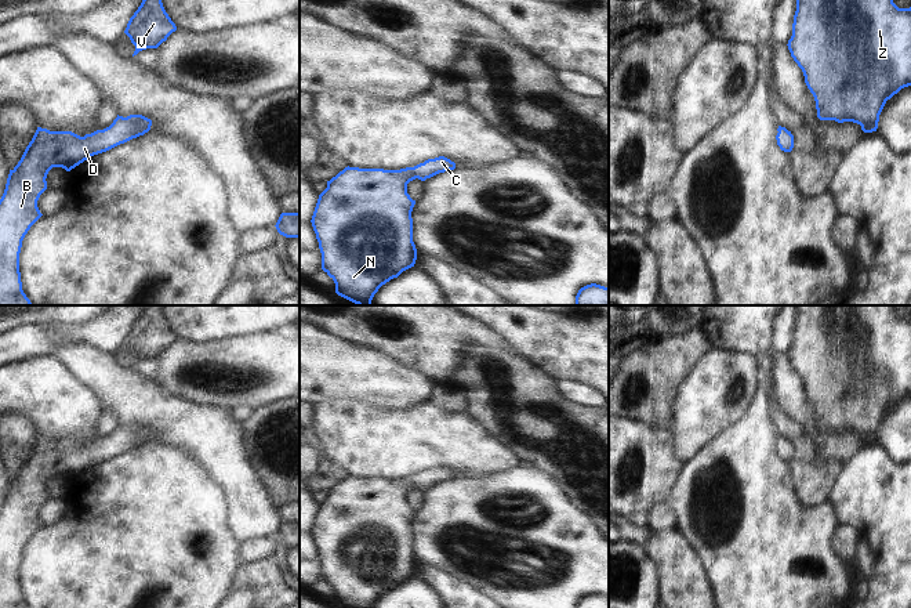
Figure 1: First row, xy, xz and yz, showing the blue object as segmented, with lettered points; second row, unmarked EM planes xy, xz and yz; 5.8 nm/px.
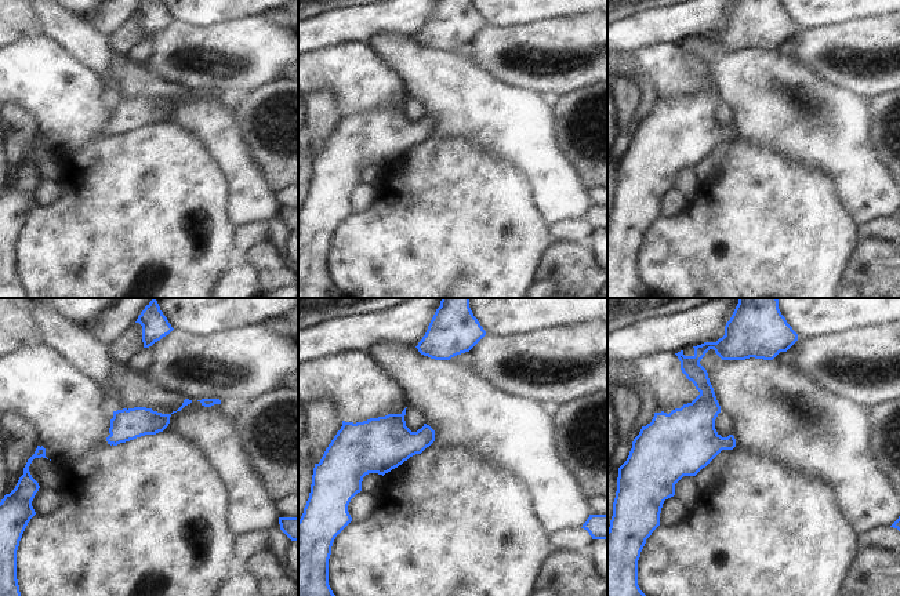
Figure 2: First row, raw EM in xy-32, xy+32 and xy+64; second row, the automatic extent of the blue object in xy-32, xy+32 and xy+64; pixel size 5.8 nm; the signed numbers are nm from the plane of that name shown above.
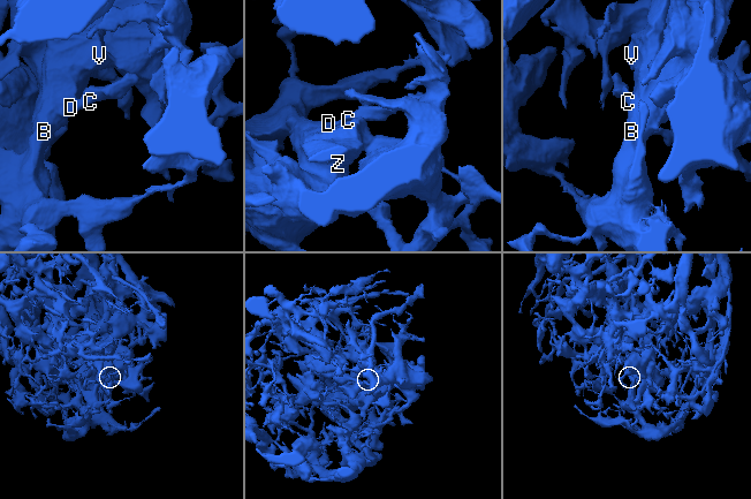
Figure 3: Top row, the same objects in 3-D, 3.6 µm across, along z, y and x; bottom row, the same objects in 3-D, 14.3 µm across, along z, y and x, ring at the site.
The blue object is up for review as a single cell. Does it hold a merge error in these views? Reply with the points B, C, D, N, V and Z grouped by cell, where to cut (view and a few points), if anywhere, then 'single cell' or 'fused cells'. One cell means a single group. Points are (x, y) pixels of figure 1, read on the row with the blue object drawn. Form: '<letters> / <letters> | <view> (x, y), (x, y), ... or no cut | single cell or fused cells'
B C D N V Z | no cut | single cell

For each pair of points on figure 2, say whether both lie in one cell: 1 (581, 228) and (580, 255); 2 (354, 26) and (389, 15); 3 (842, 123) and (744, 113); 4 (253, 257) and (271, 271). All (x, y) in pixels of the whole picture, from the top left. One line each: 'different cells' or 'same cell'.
1: different cells
2: same cell
3: same cell
4: same cell

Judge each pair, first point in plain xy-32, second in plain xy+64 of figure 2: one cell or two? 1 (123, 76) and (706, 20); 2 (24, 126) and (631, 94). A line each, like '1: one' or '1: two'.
1: two
2: one

